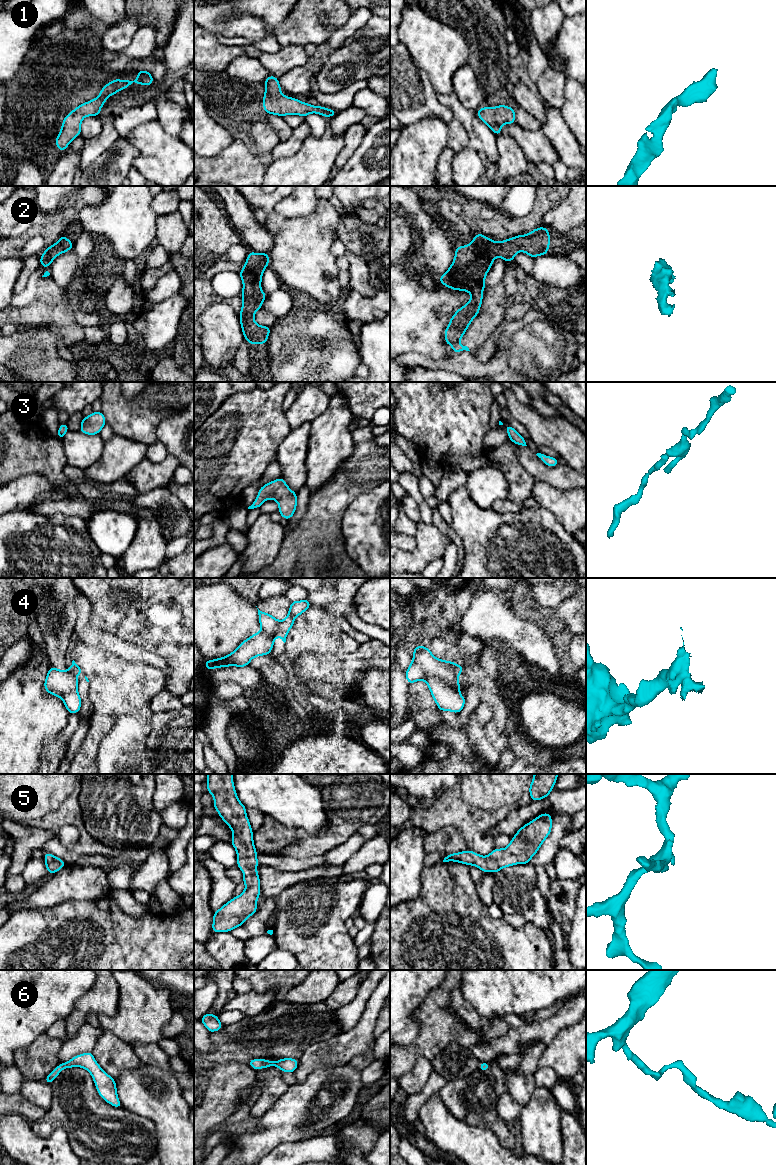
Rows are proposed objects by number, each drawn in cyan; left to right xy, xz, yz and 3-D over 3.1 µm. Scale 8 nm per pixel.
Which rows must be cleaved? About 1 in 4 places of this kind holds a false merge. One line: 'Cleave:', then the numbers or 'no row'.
Cleave: no row

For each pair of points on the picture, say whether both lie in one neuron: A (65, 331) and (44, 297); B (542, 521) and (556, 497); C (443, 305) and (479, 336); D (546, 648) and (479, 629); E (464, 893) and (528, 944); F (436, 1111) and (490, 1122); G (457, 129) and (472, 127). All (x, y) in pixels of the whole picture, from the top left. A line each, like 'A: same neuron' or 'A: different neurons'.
A: same neuron
B: different neurons
C: different neurons
D: same neuron
E: same neuron
F: different neurons
G: different neurons

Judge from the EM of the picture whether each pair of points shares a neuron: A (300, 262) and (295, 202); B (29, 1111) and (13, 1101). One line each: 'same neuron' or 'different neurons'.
A: different neurons
B: same neuron

